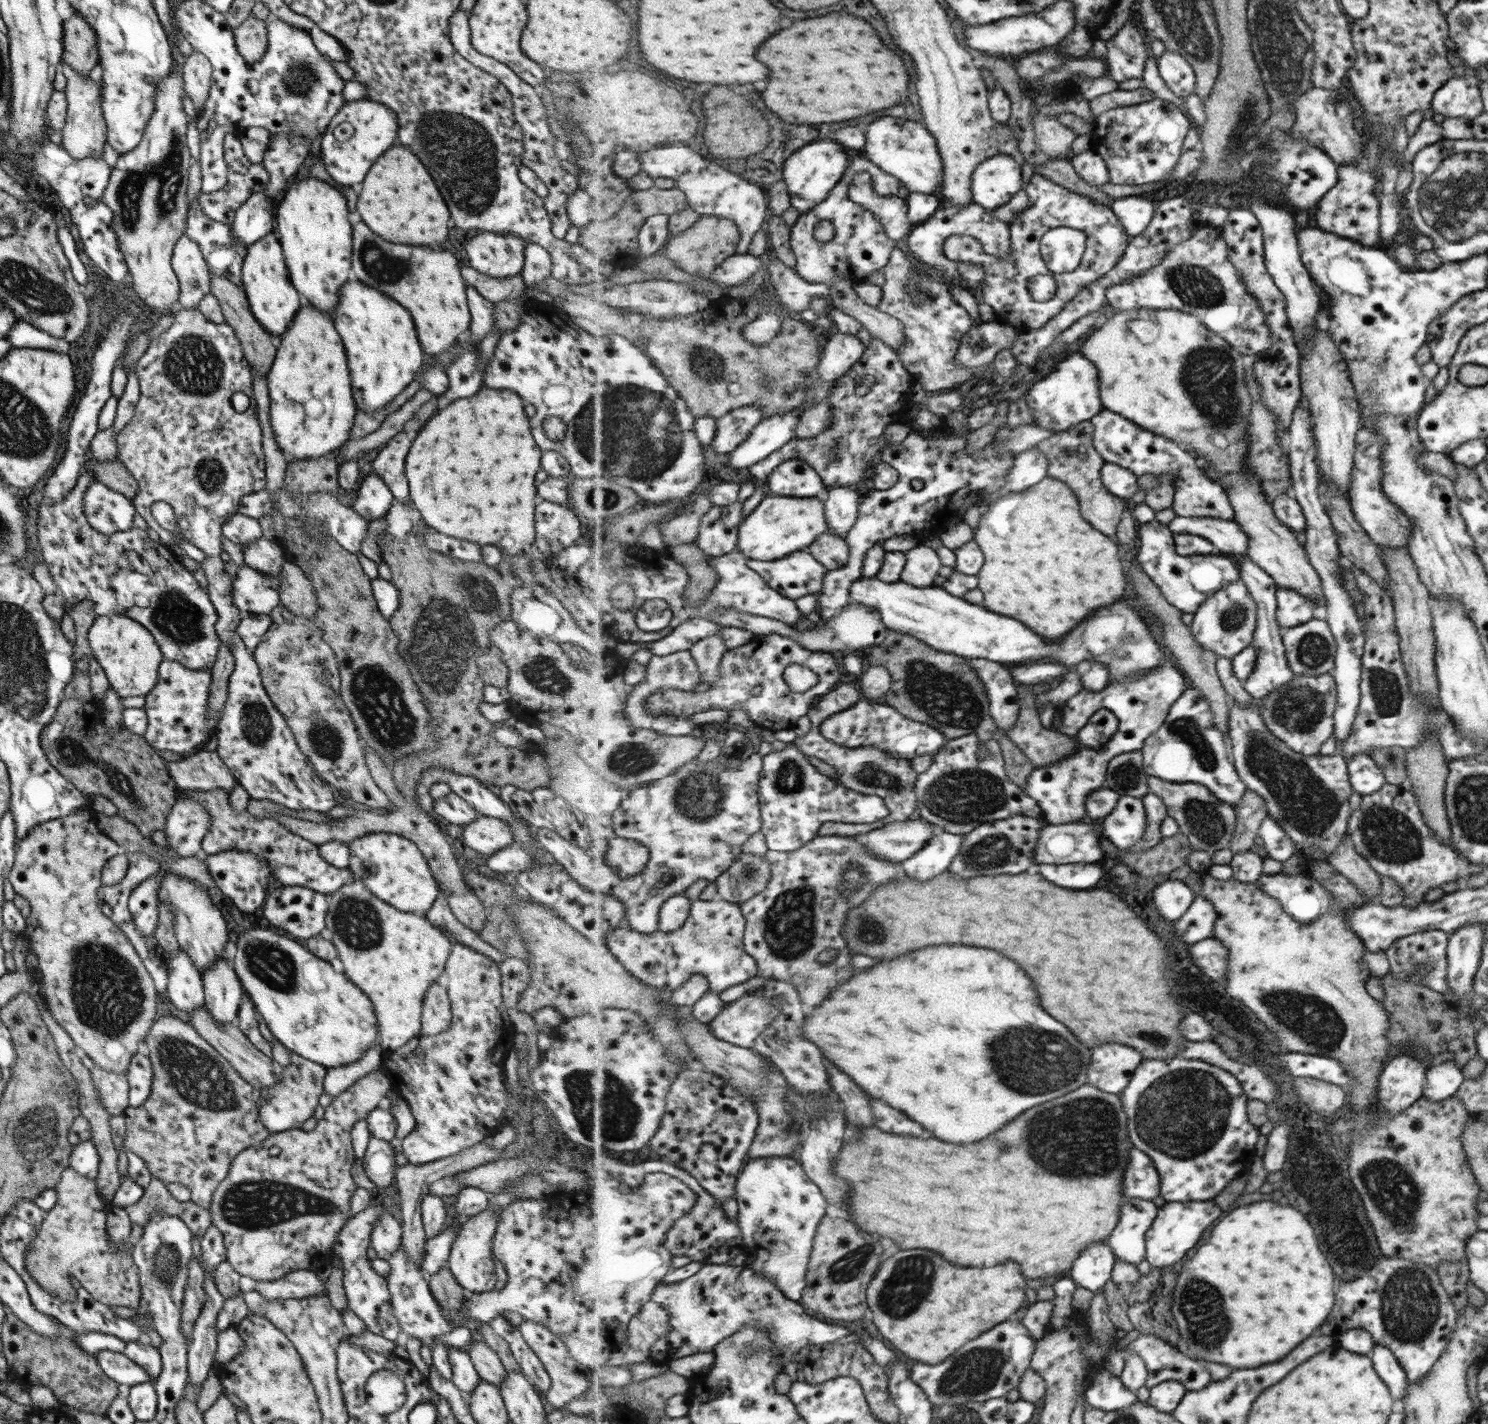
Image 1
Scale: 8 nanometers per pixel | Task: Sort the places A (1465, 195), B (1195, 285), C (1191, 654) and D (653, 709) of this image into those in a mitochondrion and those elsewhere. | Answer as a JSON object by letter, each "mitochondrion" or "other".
{"A":"mitochondrion","B":"mitochondrion","C":"other","D":"other"}

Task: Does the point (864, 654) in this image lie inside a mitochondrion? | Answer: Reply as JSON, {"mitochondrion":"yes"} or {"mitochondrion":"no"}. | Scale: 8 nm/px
{"mitochondrion":"no"}

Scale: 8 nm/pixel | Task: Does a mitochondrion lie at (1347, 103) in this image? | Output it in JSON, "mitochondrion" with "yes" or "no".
{"mitochondrion":"no"}

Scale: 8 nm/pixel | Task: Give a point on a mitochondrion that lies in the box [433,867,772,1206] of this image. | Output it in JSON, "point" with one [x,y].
{"point":[613,1116]}

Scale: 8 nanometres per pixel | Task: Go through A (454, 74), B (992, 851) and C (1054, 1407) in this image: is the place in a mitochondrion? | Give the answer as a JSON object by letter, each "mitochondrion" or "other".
{"A":"other","B":"mitochondrion","C":"other"}

